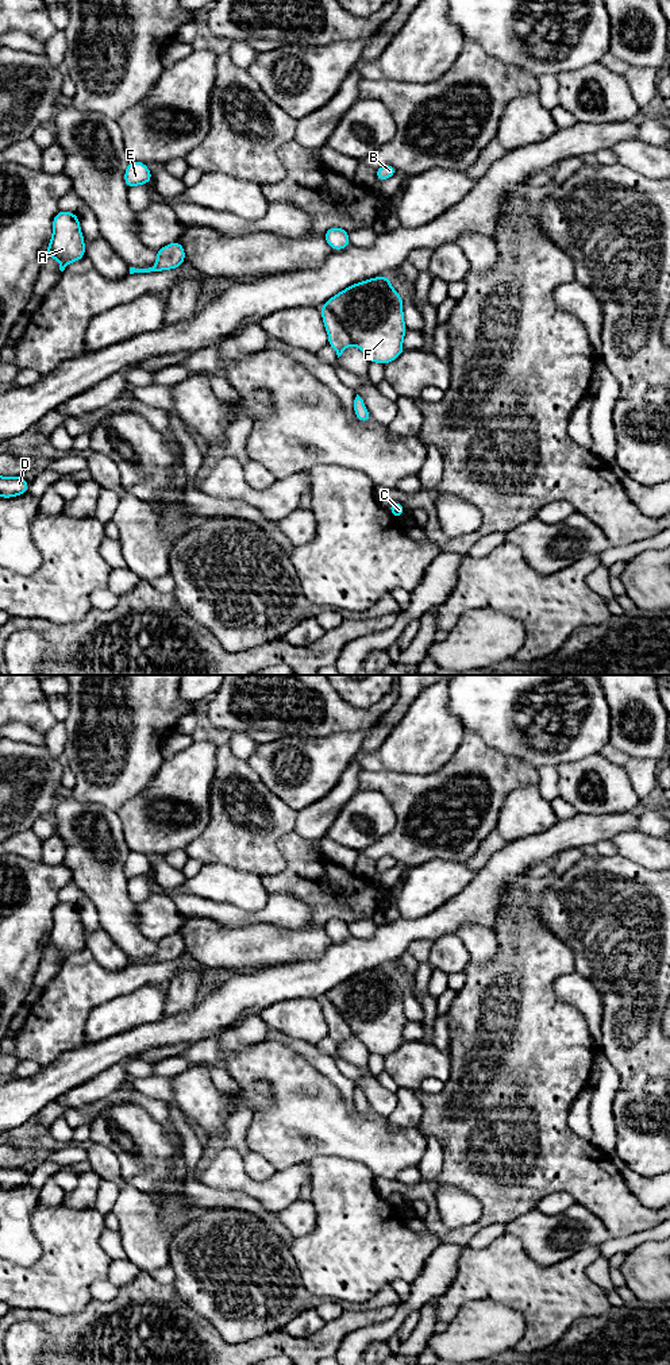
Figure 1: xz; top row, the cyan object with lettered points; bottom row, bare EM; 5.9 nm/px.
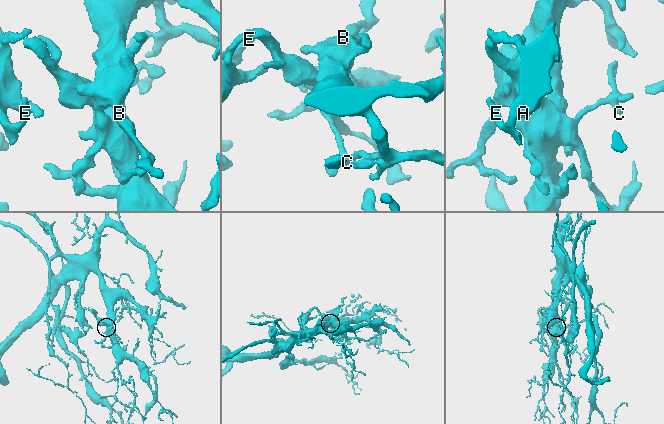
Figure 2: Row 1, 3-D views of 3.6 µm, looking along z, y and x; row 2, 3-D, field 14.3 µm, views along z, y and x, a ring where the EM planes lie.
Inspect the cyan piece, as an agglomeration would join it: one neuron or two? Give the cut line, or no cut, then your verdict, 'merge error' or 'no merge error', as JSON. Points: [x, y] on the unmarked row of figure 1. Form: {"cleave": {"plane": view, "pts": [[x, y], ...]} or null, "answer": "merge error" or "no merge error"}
{"cleave": {"plane": "xz", "pts": [[323, 997], [353, 1033]]}, "answer": "merge error"}

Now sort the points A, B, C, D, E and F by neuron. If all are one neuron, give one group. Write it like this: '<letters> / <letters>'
A B D E F / C

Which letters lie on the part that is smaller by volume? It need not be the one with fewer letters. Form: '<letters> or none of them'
C

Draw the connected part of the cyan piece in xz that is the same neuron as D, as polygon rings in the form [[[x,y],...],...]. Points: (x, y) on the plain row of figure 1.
[[[0,1168],[0,1188],[11,1189],[24,1185],[30,1175],[22,1168]]]

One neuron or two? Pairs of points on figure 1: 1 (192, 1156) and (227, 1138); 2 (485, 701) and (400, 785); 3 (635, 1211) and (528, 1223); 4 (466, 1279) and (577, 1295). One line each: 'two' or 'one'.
1: two
2: two
3: two
4: one

